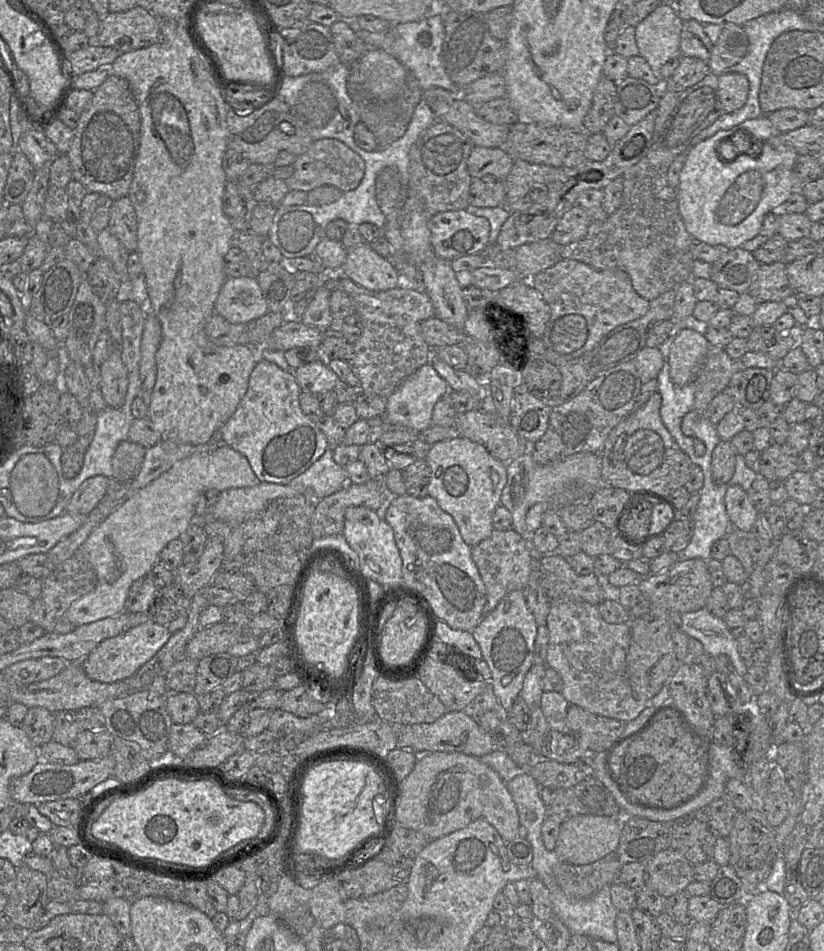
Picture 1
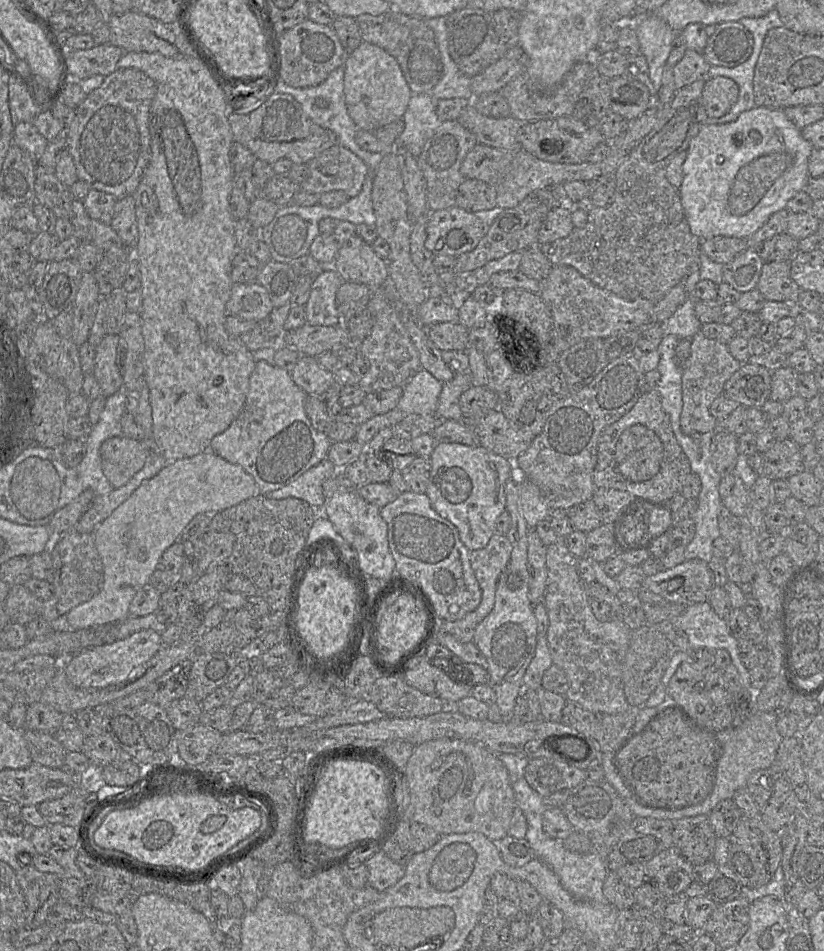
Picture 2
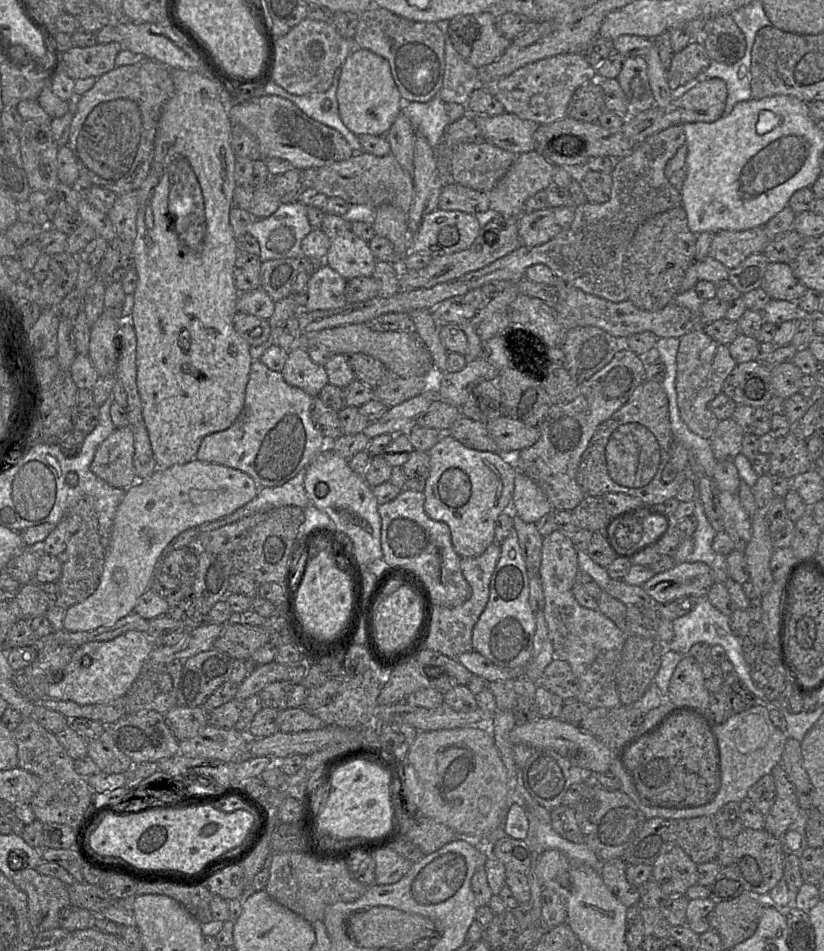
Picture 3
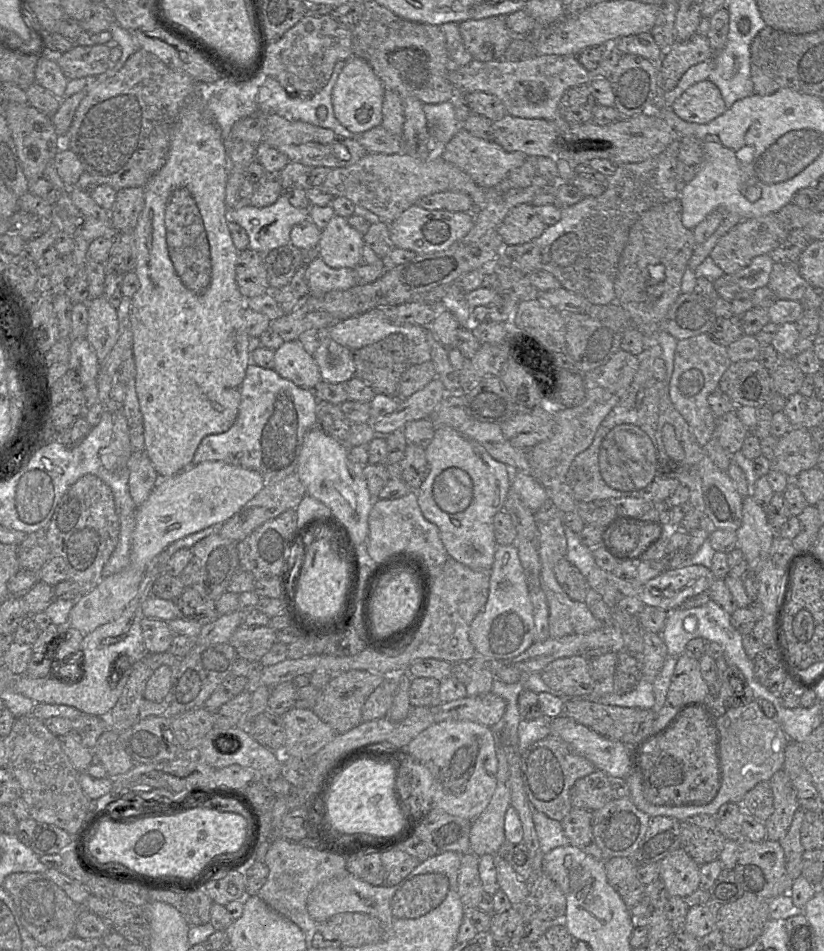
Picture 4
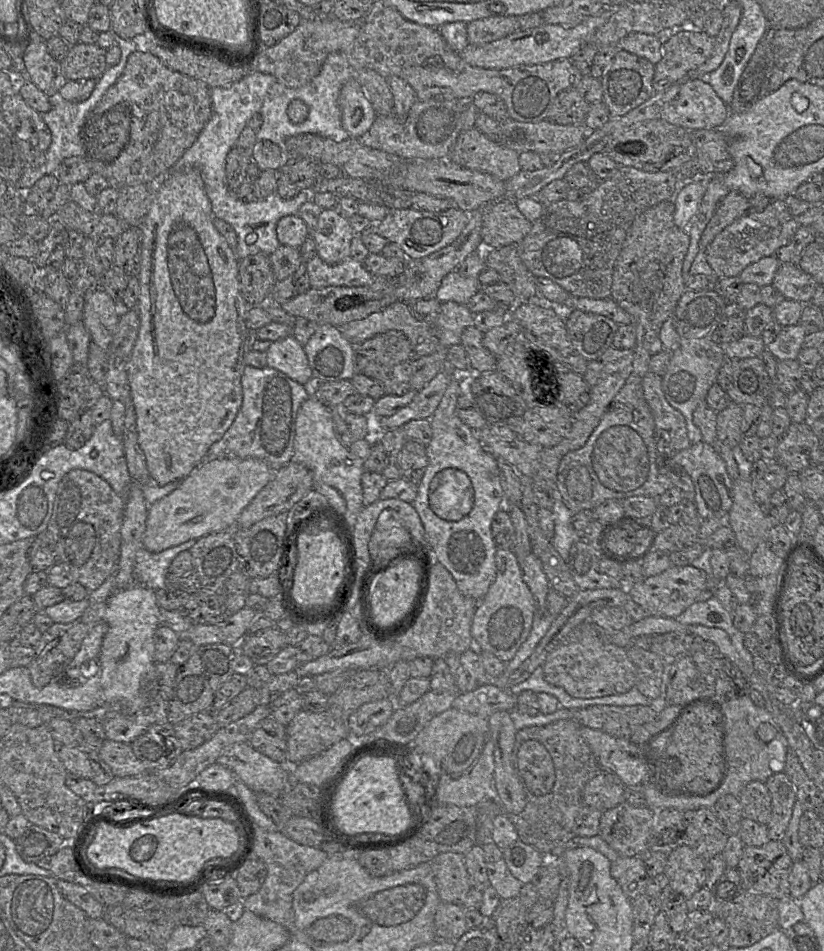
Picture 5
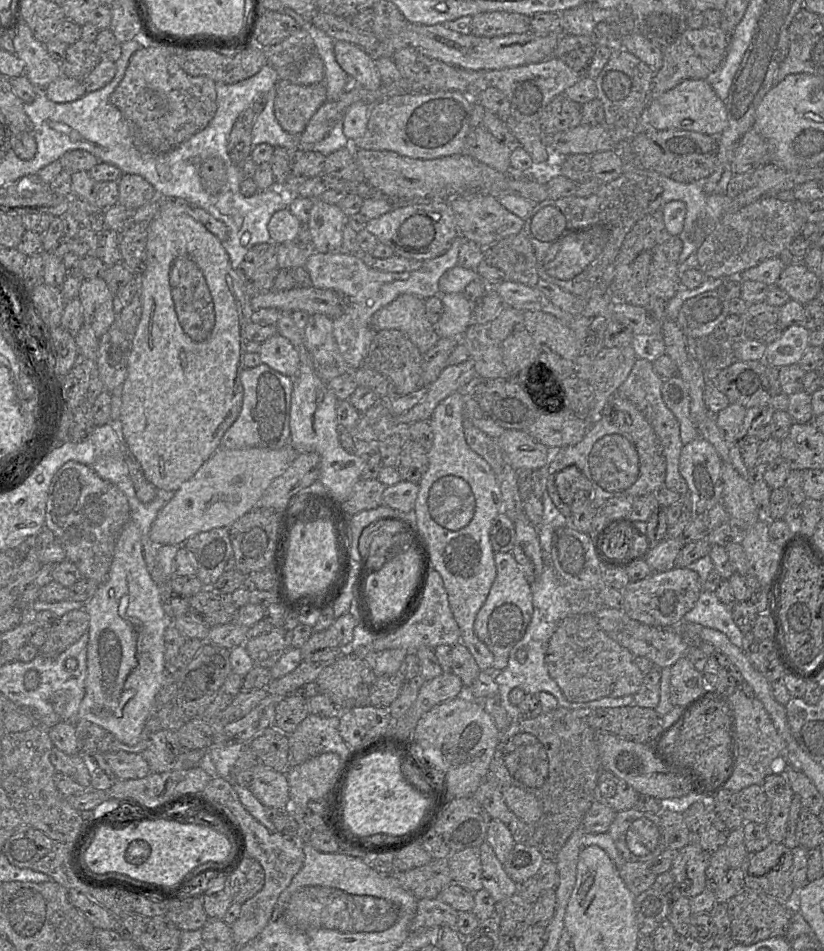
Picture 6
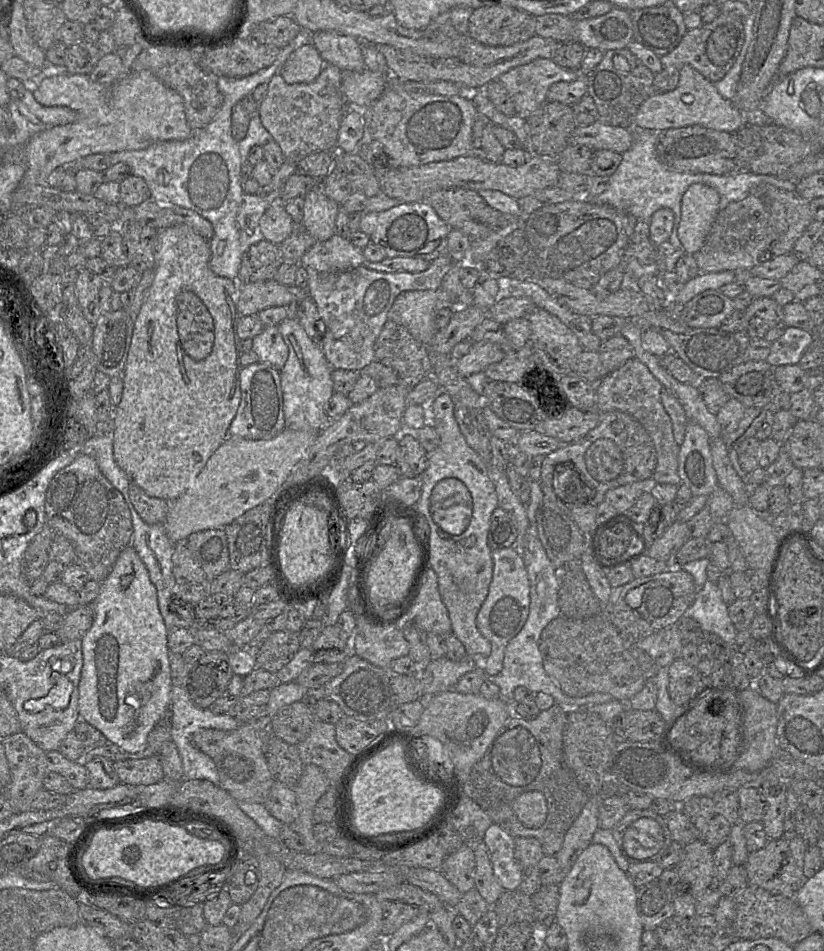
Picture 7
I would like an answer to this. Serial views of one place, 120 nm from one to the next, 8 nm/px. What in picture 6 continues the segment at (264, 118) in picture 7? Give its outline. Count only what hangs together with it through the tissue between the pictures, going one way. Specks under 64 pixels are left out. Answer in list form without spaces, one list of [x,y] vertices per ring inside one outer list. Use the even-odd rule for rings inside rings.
[[[279,79],[275,90],[275,117],[283,130],[293,135],[301,135],[312,116],[327,101],[323,83],[306,86]]]

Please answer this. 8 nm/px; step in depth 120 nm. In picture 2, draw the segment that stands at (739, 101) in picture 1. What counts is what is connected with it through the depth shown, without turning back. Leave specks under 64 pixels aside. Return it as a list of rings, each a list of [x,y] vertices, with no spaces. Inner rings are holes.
[[[716,76],[706,78],[702,91],[703,106],[709,118],[726,115],[737,102],[739,86],[731,78]]]

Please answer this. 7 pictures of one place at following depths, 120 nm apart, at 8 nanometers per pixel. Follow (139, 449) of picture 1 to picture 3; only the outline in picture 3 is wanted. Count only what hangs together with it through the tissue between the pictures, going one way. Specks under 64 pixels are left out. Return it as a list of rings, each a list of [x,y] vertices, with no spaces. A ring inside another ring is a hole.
[[[131,426],[116,428],[98,446],[91,470],[110,486],[127,489],[136,482],[134,452],[133,428]]]

